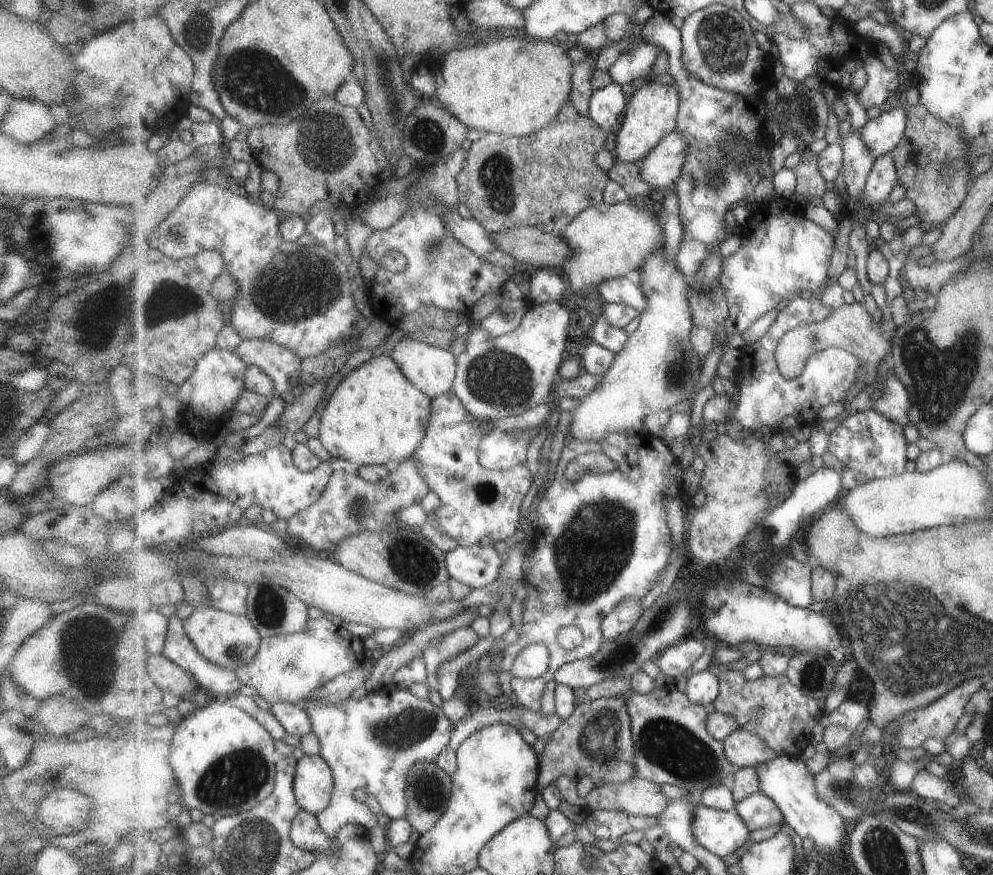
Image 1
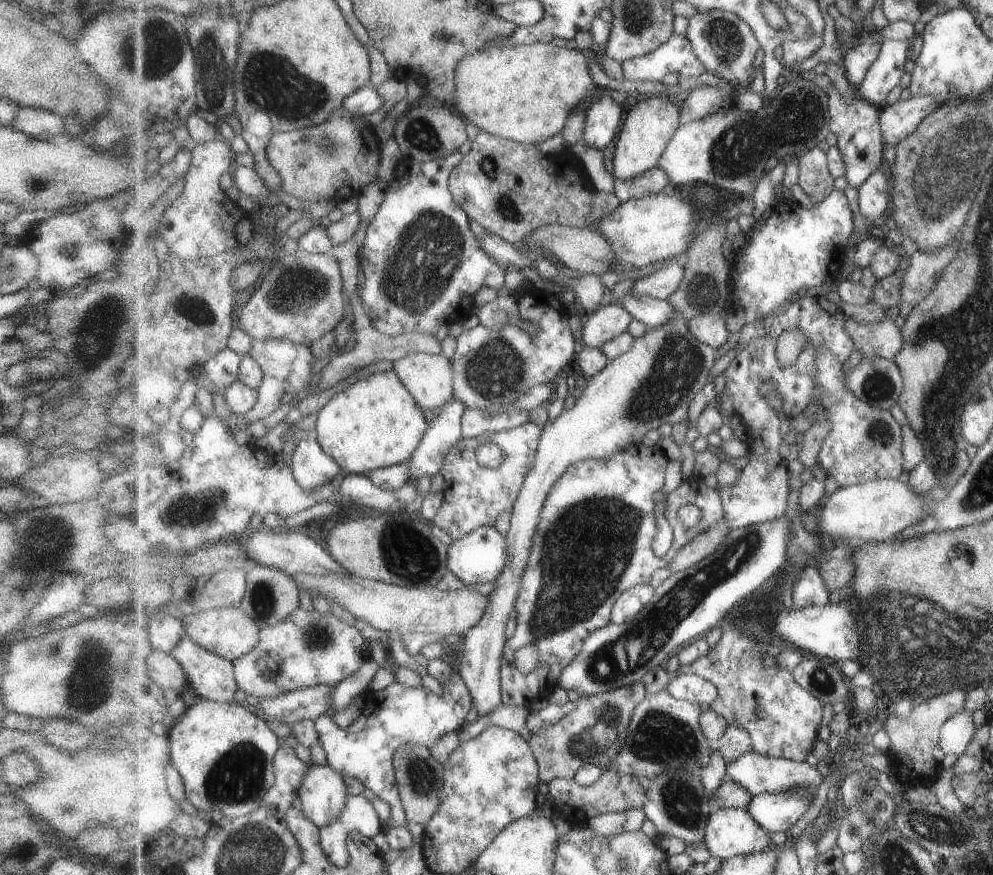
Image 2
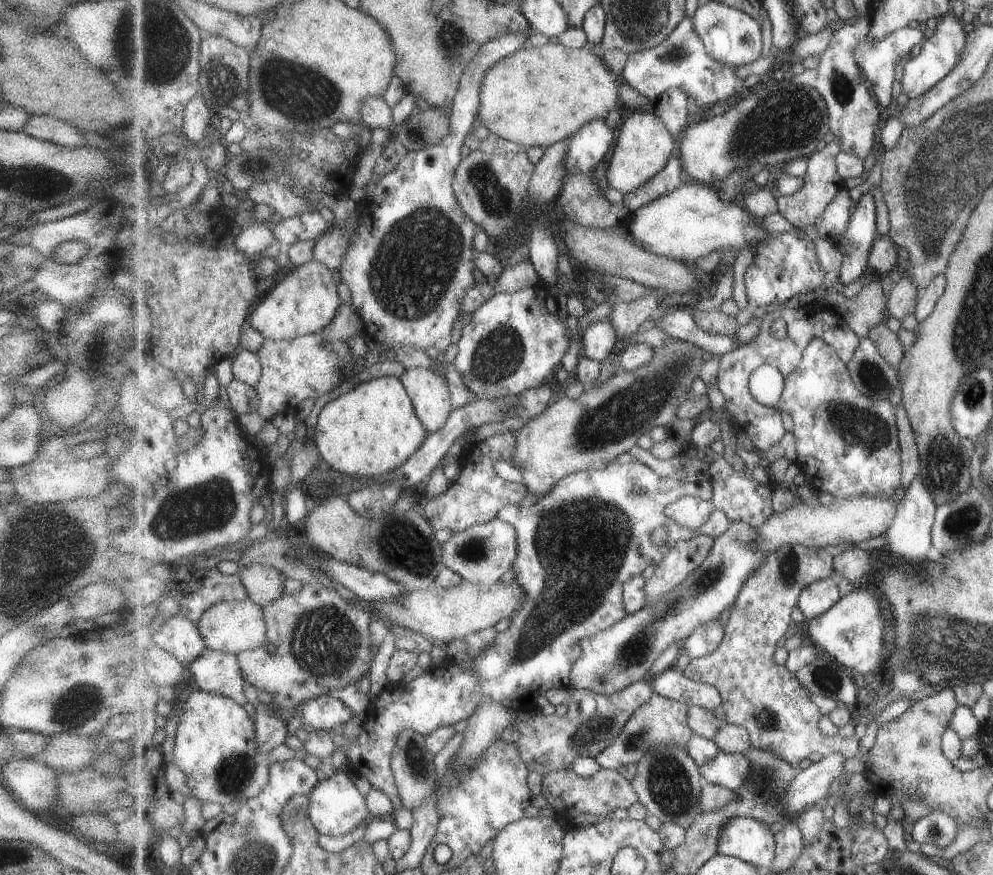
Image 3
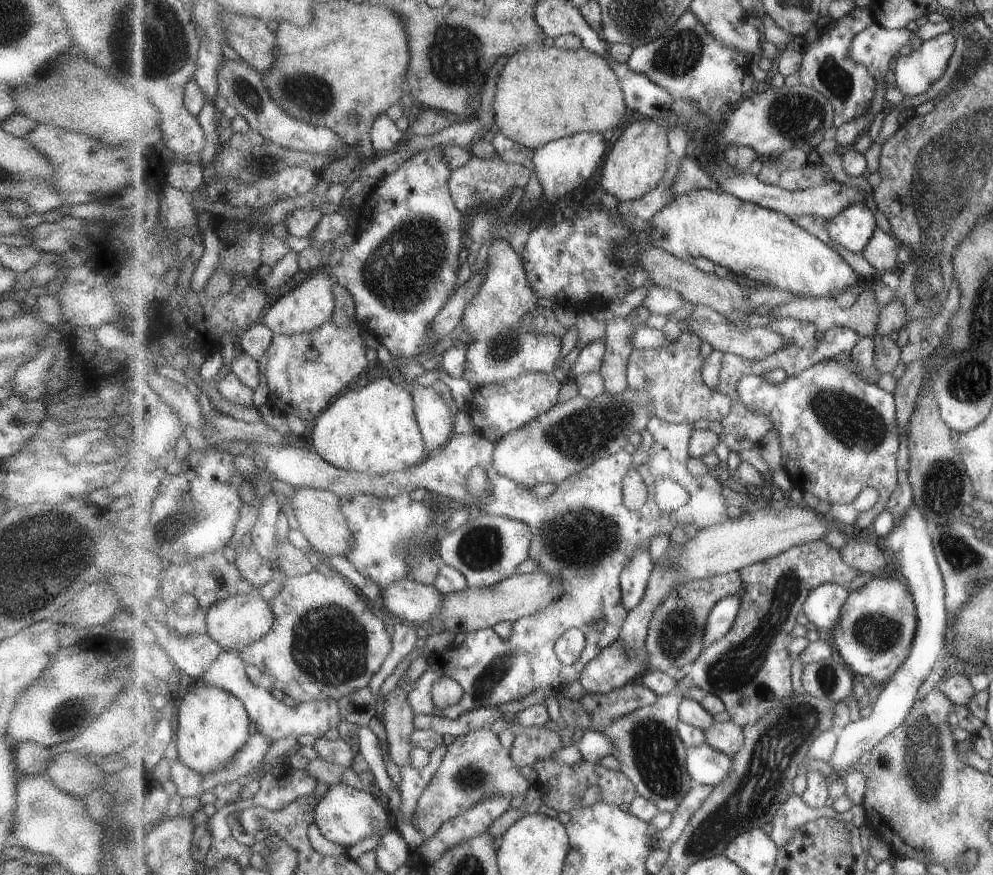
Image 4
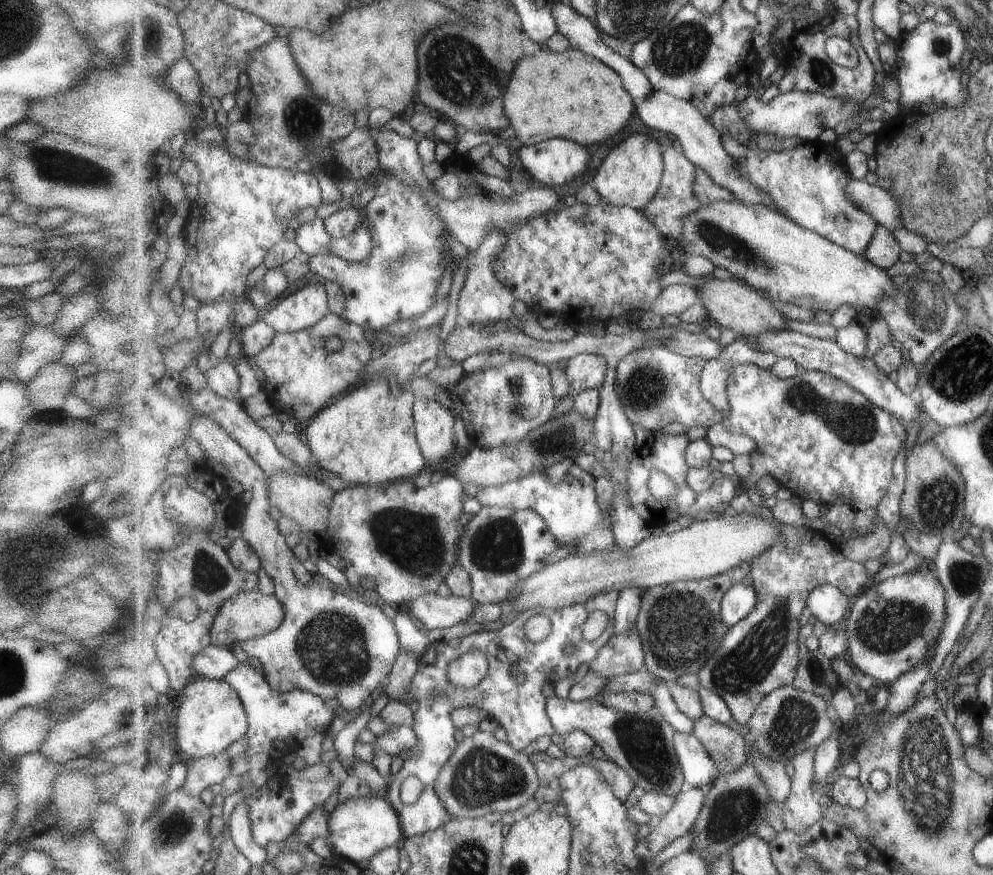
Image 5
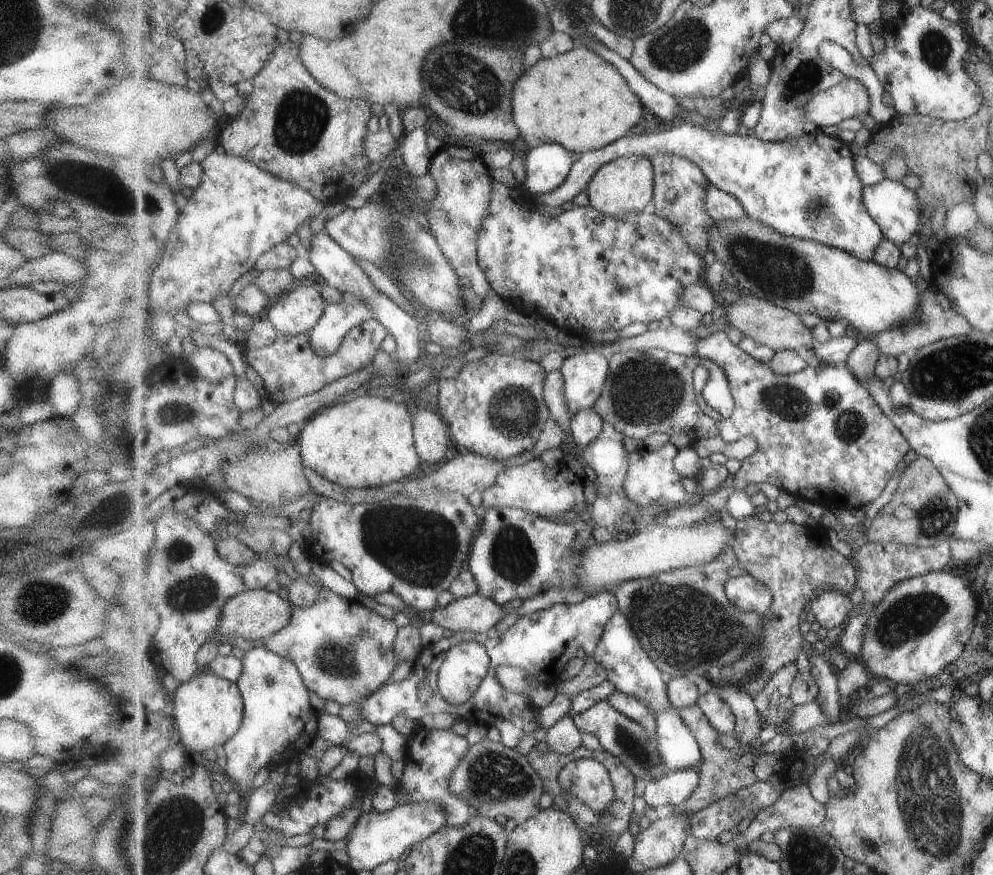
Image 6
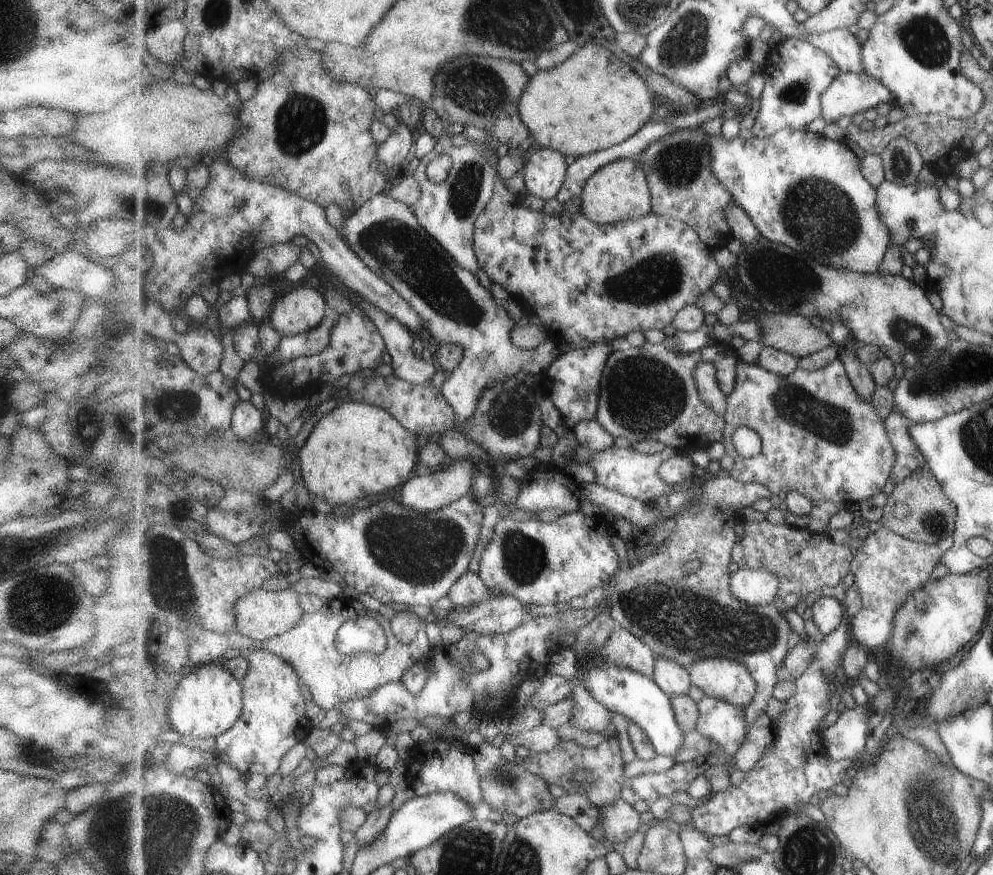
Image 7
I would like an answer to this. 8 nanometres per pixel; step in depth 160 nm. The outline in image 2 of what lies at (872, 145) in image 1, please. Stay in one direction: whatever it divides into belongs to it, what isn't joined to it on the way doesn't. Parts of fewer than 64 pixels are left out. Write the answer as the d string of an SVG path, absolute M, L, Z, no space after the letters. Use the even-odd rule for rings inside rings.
M914 95L910 99L898 99L892 105L881 109L879 124L884 140L884 148L896 147L902 140L917 130L918 124L924 121L937 107L941 106L938 100L931 95Z

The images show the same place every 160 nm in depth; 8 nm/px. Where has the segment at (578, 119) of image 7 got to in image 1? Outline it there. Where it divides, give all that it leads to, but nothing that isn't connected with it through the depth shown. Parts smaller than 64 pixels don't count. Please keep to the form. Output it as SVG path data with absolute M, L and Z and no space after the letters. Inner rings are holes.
M526 31L517 36L496 38L474 45L453 49L433 67L436 82L434 100L455 115L469 128L478 129L481 134L499 133L522 137L537 133L553 122L569 101L573 86L574 62L568 55L568 45L557 40L537 40Z

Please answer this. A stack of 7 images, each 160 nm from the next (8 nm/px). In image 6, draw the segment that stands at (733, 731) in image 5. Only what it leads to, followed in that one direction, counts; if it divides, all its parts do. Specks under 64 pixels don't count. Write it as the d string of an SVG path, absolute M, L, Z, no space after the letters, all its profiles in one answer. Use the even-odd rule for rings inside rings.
M698 704L693 706L685 706L680 709L680 716L683 723L690 728L691 733L698 740L699 747L702 748L703 759L701 763L701 784L699 788L691 794L691 797L683 803L681 806L685 810L685 813L690 817L707 806L729 796L729 794L735 794L737 790L750 786L757 782L757 776L753 772L753 768L745 768L741 766L740 758L735 756L735 752L732 750L725 750L721 744L719 744L719 736L721 734L711 726L709 720L705 717L703 710Z

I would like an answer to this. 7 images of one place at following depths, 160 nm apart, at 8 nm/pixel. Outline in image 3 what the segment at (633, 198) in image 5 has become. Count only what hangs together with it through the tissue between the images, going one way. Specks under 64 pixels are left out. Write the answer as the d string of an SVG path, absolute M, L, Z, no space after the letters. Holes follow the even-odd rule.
M652 107L647 111L634 111L623 124L617 138L606 174L608 185L617 188L623 195L642 189L651 178L657 177L666 169L677 153L677 143L677 139Z

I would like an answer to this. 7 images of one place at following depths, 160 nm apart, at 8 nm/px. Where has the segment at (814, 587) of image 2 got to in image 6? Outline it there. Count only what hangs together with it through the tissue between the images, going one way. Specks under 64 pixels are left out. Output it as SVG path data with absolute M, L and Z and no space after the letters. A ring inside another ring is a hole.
M826 591L812 600L811 612L819 625L833 634L849 619L853 602L849 595L838 591Z

